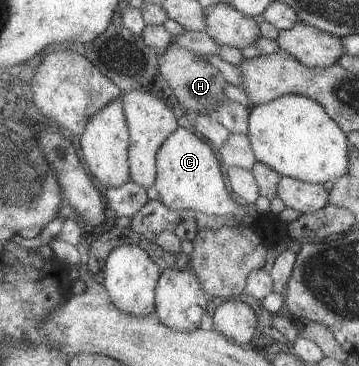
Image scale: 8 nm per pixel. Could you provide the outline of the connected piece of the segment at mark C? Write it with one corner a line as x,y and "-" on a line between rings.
181,126
164,142
159,151
158,177
155,185
161,193
161,200
173,210
194,210
207,215
225,215
227,217
231,215
242,223
255,224
257,219
248,215
248,212
243,215
242,207
234,199
230,199
226,183
224,183
224,175
220,173
220,163
212,148
209,143
204,143
196,133

